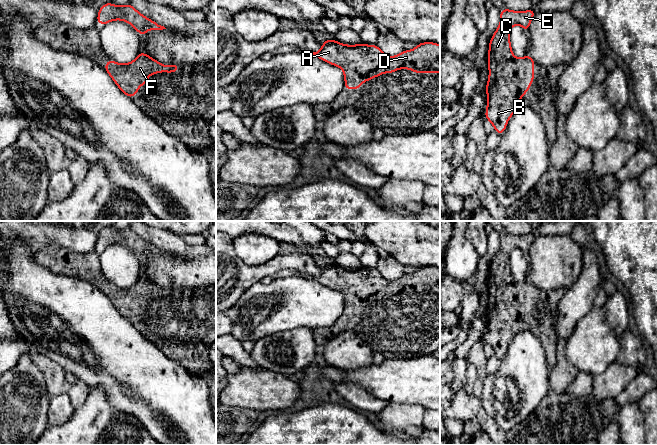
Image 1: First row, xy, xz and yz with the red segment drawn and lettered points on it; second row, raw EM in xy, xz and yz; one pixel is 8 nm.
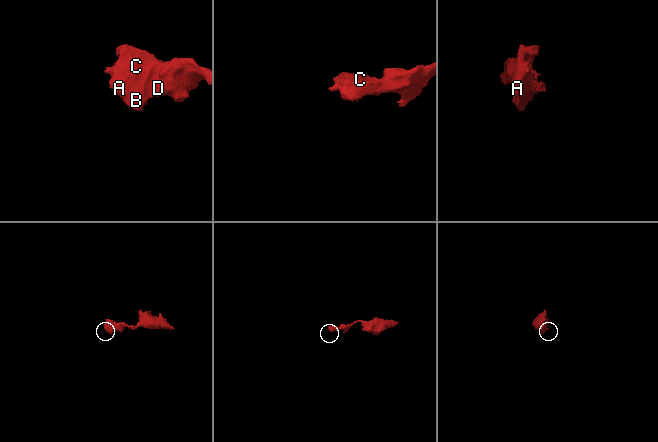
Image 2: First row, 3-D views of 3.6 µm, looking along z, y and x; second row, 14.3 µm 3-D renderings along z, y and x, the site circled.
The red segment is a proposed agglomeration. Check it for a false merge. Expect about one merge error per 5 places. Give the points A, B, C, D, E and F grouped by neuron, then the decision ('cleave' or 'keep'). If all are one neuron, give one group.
A B C D E F | keep

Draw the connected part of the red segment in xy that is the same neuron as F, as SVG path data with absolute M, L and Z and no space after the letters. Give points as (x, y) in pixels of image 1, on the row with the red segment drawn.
M146 53L139 55L130 63L119 64L108 59L104 69L108 72L118 88L129 98L134 97L140 85L147 84L147 78L161 72L173 73L179 71L180 64L163 65L149 57Z

